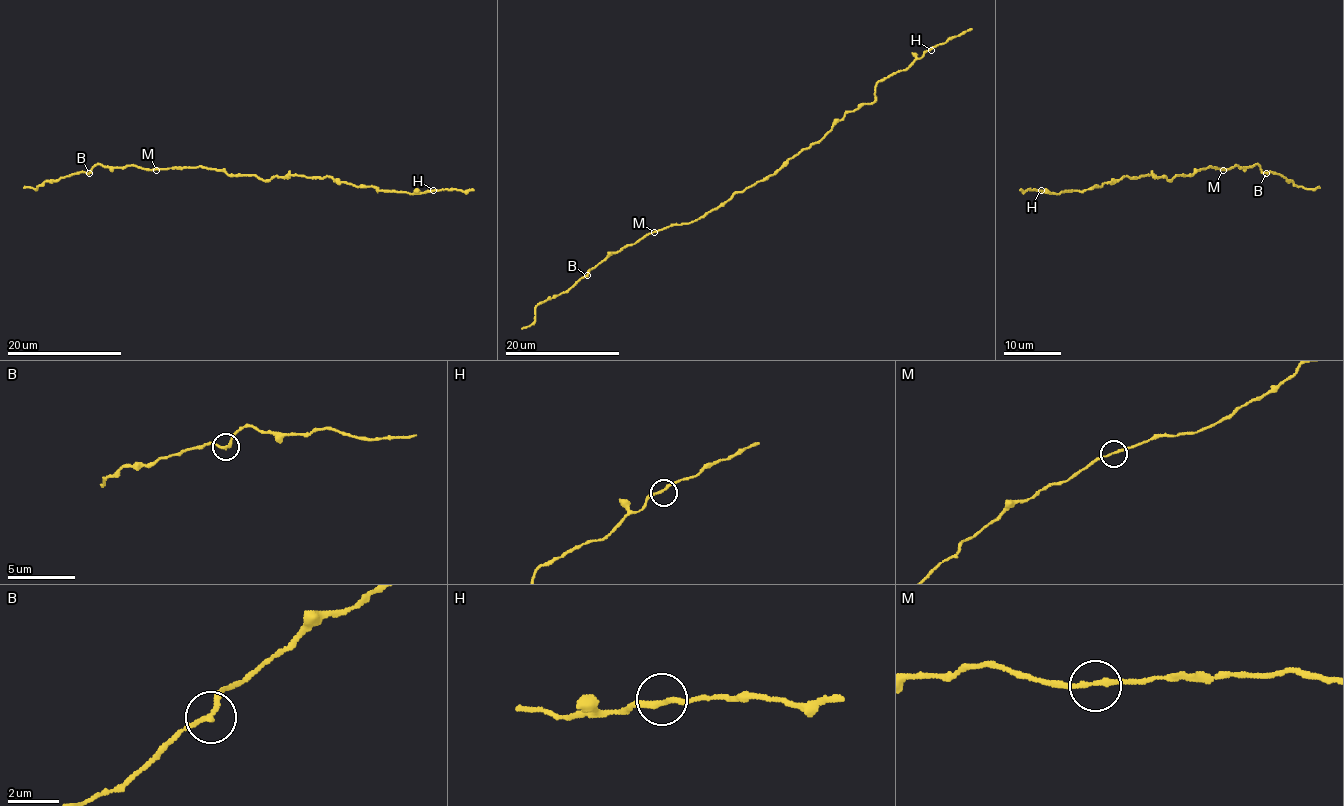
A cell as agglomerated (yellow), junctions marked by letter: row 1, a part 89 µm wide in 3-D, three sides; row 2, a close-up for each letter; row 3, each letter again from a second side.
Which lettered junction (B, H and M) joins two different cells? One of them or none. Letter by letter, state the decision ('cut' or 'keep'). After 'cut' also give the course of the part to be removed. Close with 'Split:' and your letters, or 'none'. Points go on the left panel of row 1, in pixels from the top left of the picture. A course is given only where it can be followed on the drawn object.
B: keep
H: keep
M: keep
Split: none

